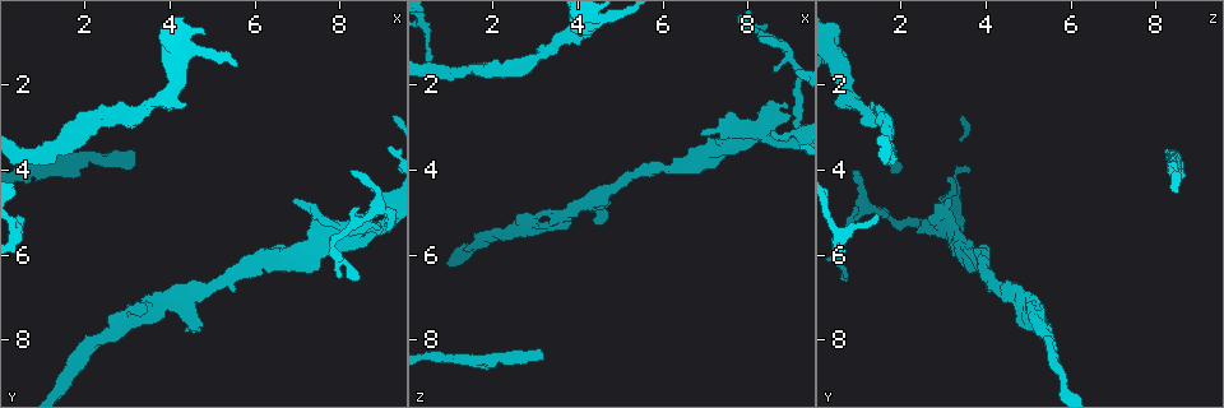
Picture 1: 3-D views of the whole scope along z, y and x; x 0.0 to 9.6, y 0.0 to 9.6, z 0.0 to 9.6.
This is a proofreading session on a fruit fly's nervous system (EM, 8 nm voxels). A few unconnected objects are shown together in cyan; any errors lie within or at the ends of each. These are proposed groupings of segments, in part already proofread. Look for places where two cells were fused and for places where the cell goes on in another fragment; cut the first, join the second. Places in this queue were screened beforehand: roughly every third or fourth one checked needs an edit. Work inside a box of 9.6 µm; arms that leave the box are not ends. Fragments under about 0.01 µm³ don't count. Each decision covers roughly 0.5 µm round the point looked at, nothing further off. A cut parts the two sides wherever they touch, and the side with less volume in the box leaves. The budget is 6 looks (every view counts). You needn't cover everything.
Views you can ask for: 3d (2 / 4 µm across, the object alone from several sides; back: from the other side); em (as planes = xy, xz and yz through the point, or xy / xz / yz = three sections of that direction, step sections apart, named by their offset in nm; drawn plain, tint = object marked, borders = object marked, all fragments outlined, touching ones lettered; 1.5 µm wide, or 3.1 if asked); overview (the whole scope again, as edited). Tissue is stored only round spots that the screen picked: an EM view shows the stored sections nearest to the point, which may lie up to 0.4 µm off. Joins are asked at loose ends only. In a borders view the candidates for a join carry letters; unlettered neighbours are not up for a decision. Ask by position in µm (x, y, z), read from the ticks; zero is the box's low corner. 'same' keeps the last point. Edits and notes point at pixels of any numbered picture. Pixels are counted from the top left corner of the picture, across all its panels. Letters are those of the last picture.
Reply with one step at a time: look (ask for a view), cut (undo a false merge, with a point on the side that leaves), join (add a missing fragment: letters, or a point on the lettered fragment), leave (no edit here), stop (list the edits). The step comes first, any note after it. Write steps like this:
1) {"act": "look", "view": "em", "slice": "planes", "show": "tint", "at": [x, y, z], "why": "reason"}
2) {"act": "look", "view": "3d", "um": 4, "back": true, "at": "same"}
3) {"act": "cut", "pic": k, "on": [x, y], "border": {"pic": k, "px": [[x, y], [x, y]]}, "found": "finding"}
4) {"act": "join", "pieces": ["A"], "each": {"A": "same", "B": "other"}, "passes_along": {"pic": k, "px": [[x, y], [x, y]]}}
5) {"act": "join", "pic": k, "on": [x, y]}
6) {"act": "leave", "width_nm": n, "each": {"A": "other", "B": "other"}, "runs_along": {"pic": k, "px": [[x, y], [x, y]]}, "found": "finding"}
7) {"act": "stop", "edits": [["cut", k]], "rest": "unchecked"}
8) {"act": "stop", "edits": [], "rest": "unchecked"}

{"act": "look", "view": "3d", "um": 4, "at": [4.55, 7.75, 5.25], "why": "free end"}

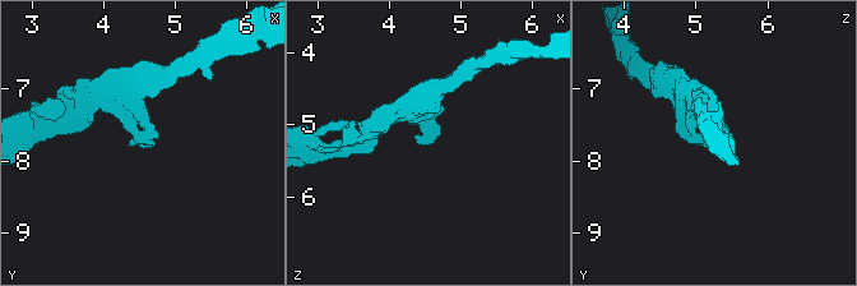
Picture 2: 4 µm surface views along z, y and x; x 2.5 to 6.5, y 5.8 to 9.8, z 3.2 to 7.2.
{"act": "look", "view": "em", "slice": "xy", "step": 8, "show": "borders", "at": [4.50, 7.70, 5.25], "why": "shape alone is not enough"}

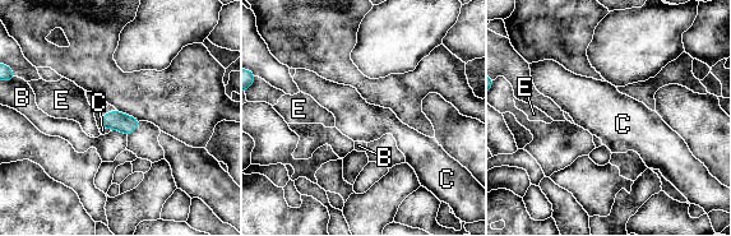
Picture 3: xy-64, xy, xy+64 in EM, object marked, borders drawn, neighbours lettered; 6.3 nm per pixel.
{"act": "look", "view": "em", "slice": "planes", "show": "borders", "at": "same"}

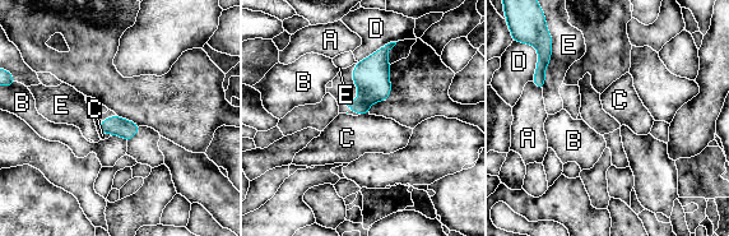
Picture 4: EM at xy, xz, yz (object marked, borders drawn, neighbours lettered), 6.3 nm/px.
{"act": "leave", "width_nm": 130, "each": {"A": "other", "B": "other", "C": "other", "D": "other", "E": "other"}, "border": {"pic": 4, "px": [[368, 112], [360, 115]]}, "found": "none of them fits"}

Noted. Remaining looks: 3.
{"act": "look", "view": "3d", "um": 2, "at": [8.50, 4.15, 3.15], "why": "free end"}

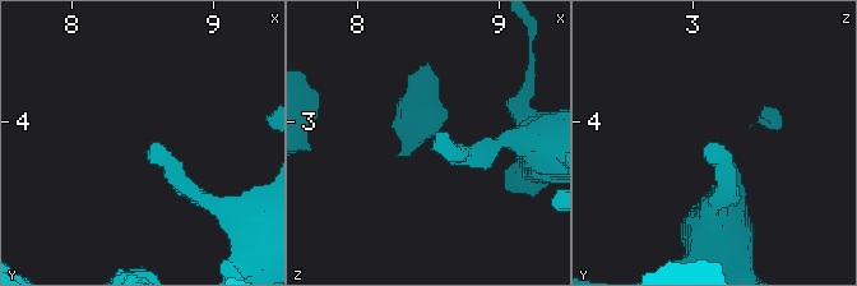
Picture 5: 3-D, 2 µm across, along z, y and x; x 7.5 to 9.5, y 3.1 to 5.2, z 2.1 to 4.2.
{"act": "look", "view": "em", "slice": "xy", "step": 4, "show": "tint", "at": [8.58, 4.16, 3.16]}

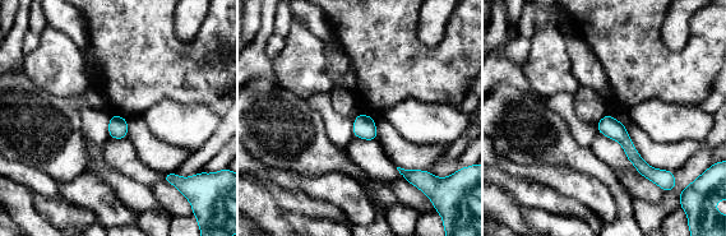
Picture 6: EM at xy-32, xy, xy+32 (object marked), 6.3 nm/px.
{"act": "look", "view": "em", "slice": "planes", "show": "borders", "at": "same"}

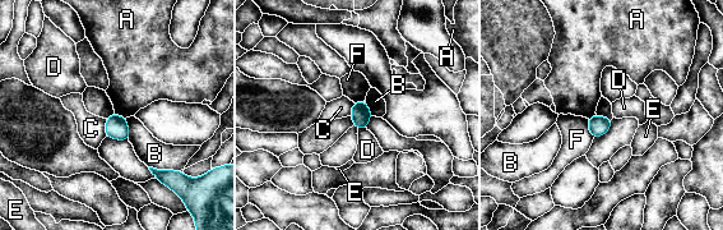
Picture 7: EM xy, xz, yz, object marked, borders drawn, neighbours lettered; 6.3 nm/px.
{"act": "leave", "width_nm": 120, "each": {"A": "other", "B": "other", "C": "other", "D": "other", "E": "other", "F": "other"}, "found": "no lettered fragment goes on from it"}

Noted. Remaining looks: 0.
{"act": "stop", "edits": [], "rest": "unchecked"}

